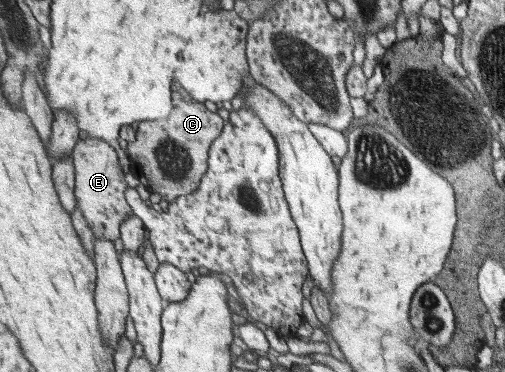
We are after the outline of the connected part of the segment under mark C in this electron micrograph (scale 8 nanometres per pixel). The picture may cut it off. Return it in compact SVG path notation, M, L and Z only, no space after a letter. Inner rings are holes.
M179 82L173 84L173 100L175 107L169 116L165 117L164 130L166 130L166 134L162 136L160 130L154 132L156 134L156 142L160 140L160 144L152 144L152 132L146 132L146 134L140 136L138 129L137 139L134 142L129 142L127 147L128 158L138 165L140 177L143 181L148 184L152 192L157 193L170 204L182 196L192 195L200 188L200 182L202 182L209 168L212 143L219 138L226 125L222 116L219 116L216 112L210 112L203 103L198 102L188 93Z

